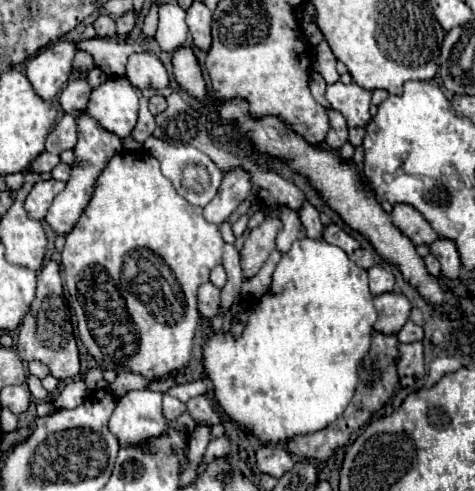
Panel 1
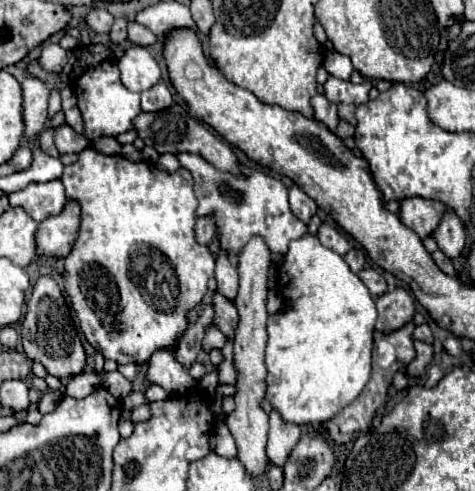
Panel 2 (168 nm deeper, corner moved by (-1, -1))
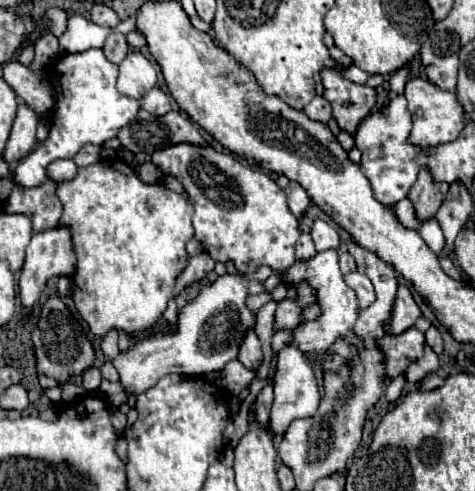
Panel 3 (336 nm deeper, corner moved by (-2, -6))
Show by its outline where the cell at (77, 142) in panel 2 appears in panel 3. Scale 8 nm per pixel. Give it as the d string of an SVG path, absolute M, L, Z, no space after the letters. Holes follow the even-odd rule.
M88 144L84 146L76 156L74 156L74 162L76 166L90 166L94 162L100 160L100 146L94 146L94 144Z

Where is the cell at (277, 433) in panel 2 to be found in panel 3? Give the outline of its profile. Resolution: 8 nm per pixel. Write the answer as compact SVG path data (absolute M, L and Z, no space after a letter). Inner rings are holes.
M288 344L278 352L278 368L274 376L274 402L270 414L270 432L284 434L288 424L296 418L314 416L320 402L320 380L316 368L308 362L308 356L298 350L298 346Z

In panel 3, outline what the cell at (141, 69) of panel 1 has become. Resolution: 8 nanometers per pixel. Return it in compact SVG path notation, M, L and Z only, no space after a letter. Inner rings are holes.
M132 52L120 62L118 90L124 96L138 100L154 86L156 86L156 70L144 54Z

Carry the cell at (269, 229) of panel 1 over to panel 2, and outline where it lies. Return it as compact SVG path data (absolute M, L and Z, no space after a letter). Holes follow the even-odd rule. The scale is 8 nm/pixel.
M255 235L239 253L239 295L235 299L235 307L239 311L239 325L235 333L235 371L237 371L237 393L235 393L235 411L227 415L227 427L235 437L239 455L237 459L245 465L249 475L261 475L267 467L267 431L269 431L269 417L263 413L259 403L265 395L265 343L267 343L267 271L271 265L271 253L265 245L265 239Z

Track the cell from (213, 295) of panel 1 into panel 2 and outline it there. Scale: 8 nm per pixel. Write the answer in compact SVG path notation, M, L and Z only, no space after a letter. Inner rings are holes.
M219 291L213 293L211 305L213 305L213 309L215 309L215 325L217 325L227 337L233 337L233 335L235 335L237 321L239 321L239 315L237 315L235 305L233 305L225 295L221 295Z

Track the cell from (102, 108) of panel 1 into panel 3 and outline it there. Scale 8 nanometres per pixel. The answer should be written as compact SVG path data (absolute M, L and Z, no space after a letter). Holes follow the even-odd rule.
M90 48L76 54L60 56L52 70L50 82L56 90L56 110L50 124L48 138L38 144L14 170L14 182L20 186L40 186L48 180L46 168L56 158L74 158L86 144L102 144L118 134L118 130L134 120L140 104L116 90L118 66L110 62L102 48Z

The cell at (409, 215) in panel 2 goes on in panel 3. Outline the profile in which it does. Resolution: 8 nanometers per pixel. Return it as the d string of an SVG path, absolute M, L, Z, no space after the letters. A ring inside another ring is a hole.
M422 168L418 174L418 180L414 182L414 186L408 192L408 198L412 200L412 204L416 208L416 216L422 222L422 220L434 218L434 214L438 212L438 206L442 204L446 194L448 194L448 184L436 182L432 178L430 170Z

